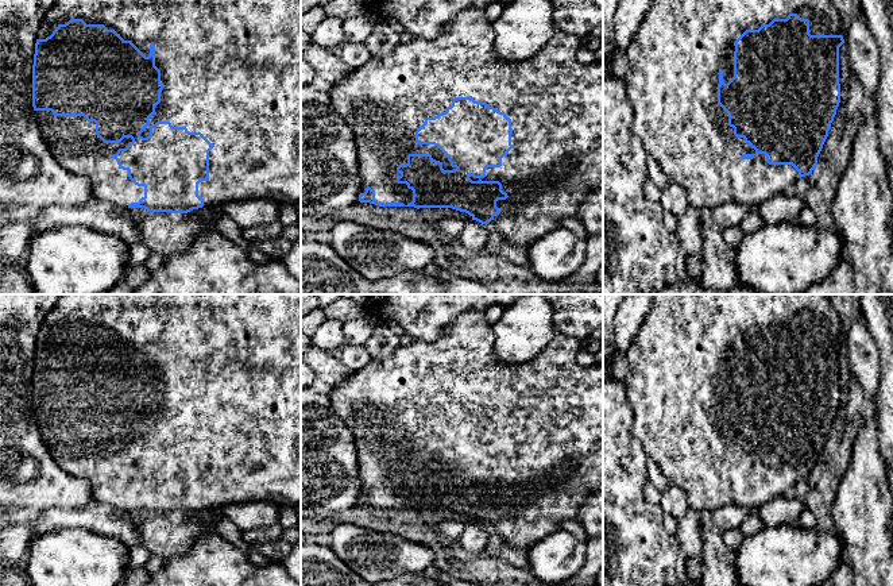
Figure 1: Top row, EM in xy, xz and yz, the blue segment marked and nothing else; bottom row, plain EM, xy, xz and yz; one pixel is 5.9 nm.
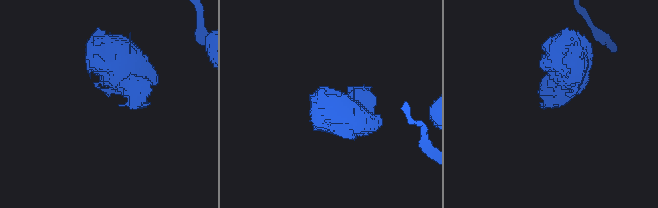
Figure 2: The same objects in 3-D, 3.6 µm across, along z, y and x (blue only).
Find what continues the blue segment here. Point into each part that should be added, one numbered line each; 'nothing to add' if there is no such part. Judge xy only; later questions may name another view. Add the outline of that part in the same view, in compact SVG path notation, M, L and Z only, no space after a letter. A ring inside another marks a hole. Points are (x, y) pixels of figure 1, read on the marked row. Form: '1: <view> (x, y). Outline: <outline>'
1: xy (231, 69). Outline: M55 0L42 19L38 39L46 39L59 24L70 19L82 19L86 24L104 24L124 41L131 41L146 57L150 55L150 45L155 45L155 66L161 70L165 88L161 90L161 103L150 117L150 126L170 122L173 127L201 132L214 144L209 151L209 180L198 184L198 196L204 198L204 207L221 207L250 198L263 198L281 205L301 201L301 0Z

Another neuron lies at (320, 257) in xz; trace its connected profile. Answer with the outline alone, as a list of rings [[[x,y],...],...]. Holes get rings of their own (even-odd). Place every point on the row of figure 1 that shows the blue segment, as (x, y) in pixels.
[[[301,242],[301,294],[446,294],[445,286],[445,281],[425,271],[368,281],[329,242]]]

